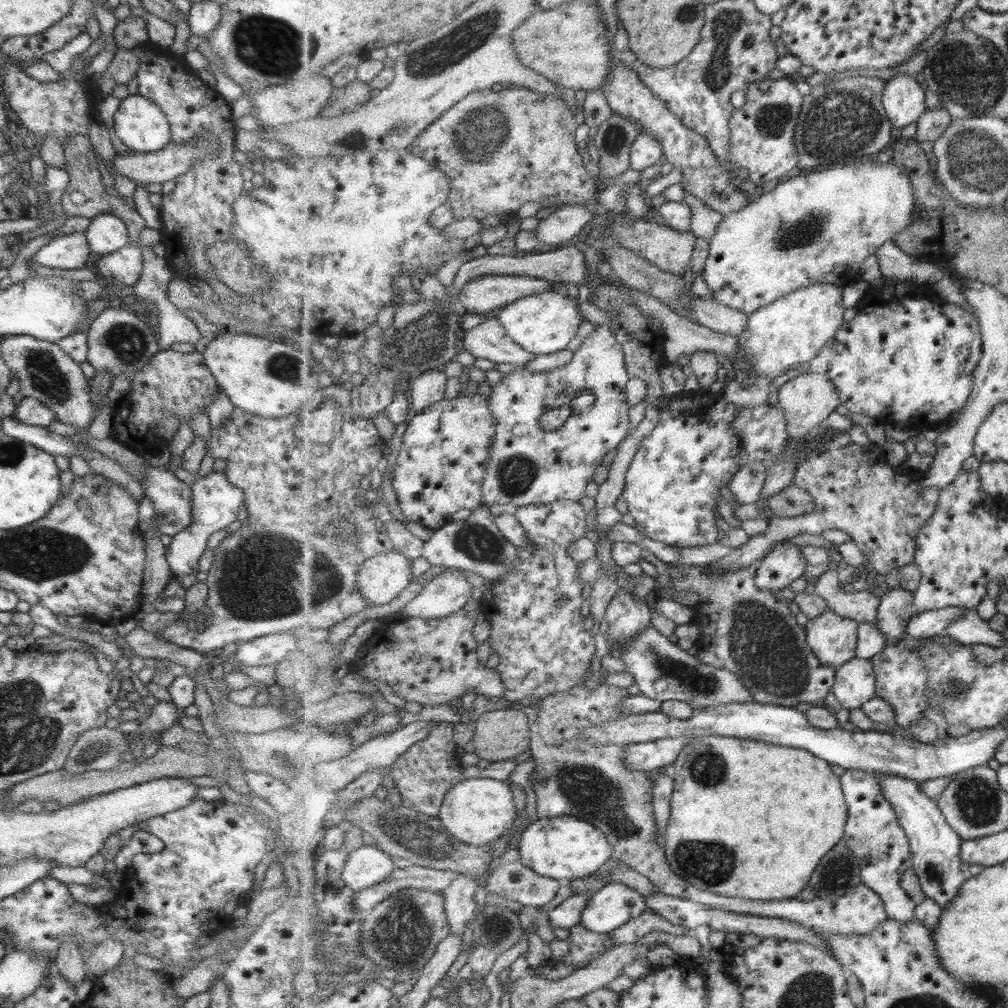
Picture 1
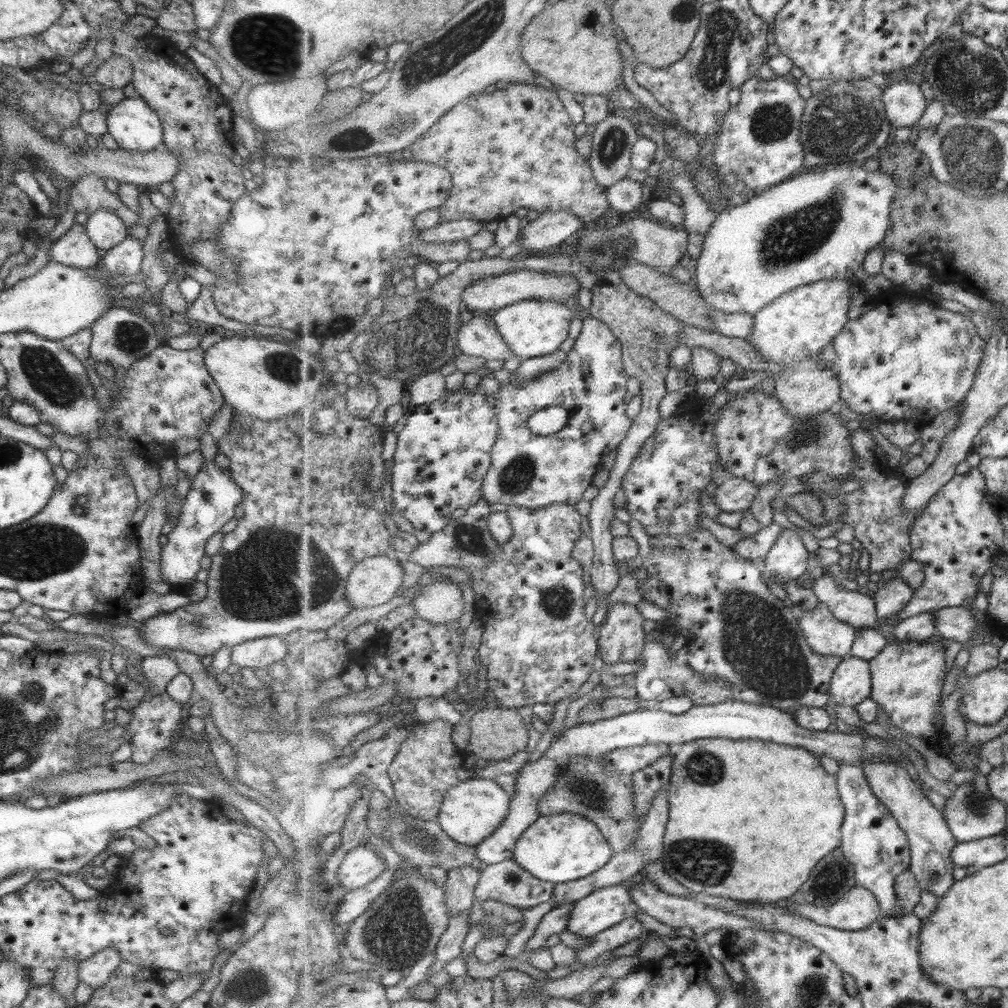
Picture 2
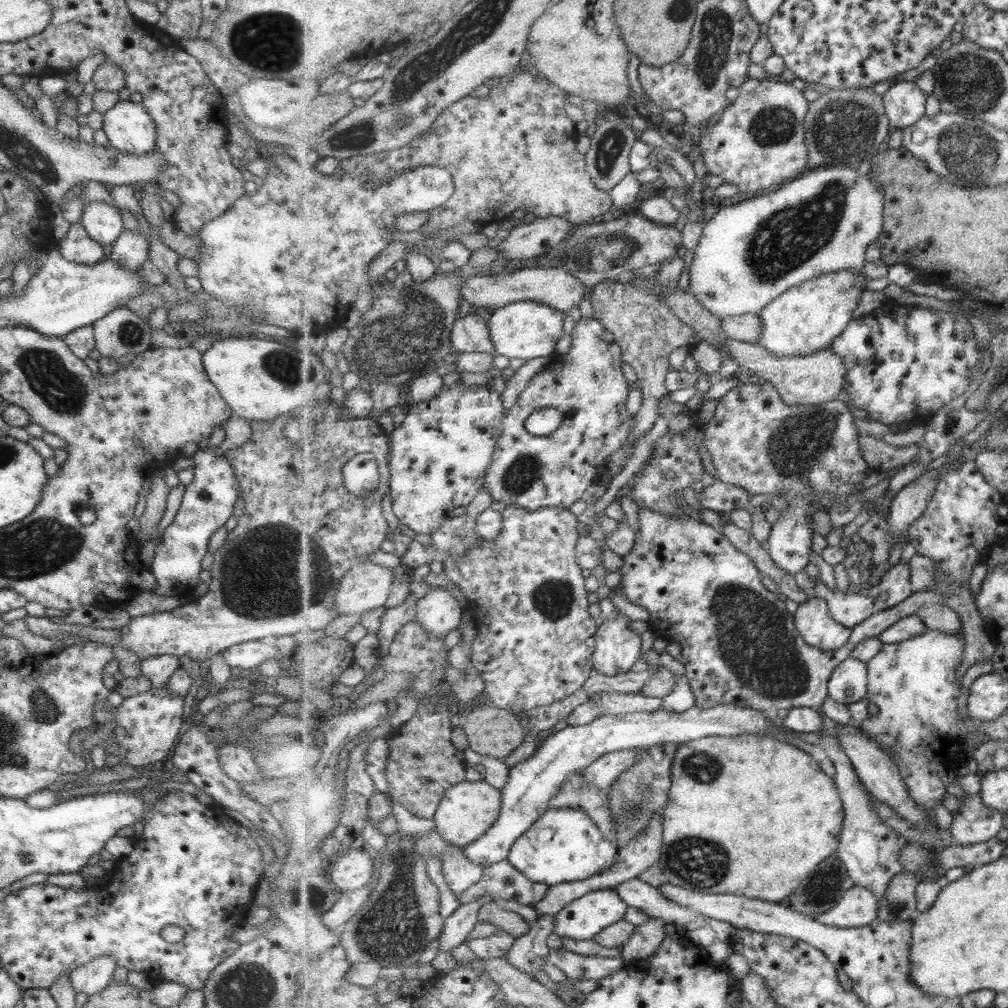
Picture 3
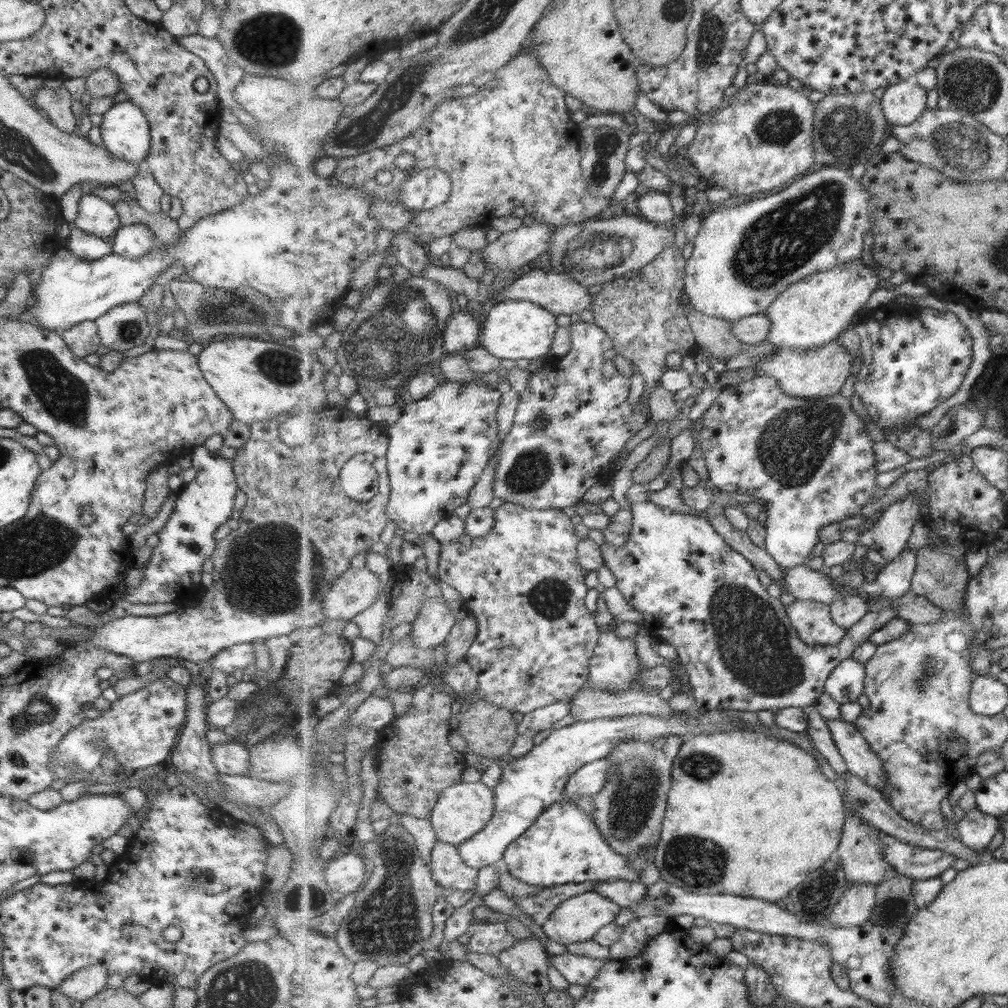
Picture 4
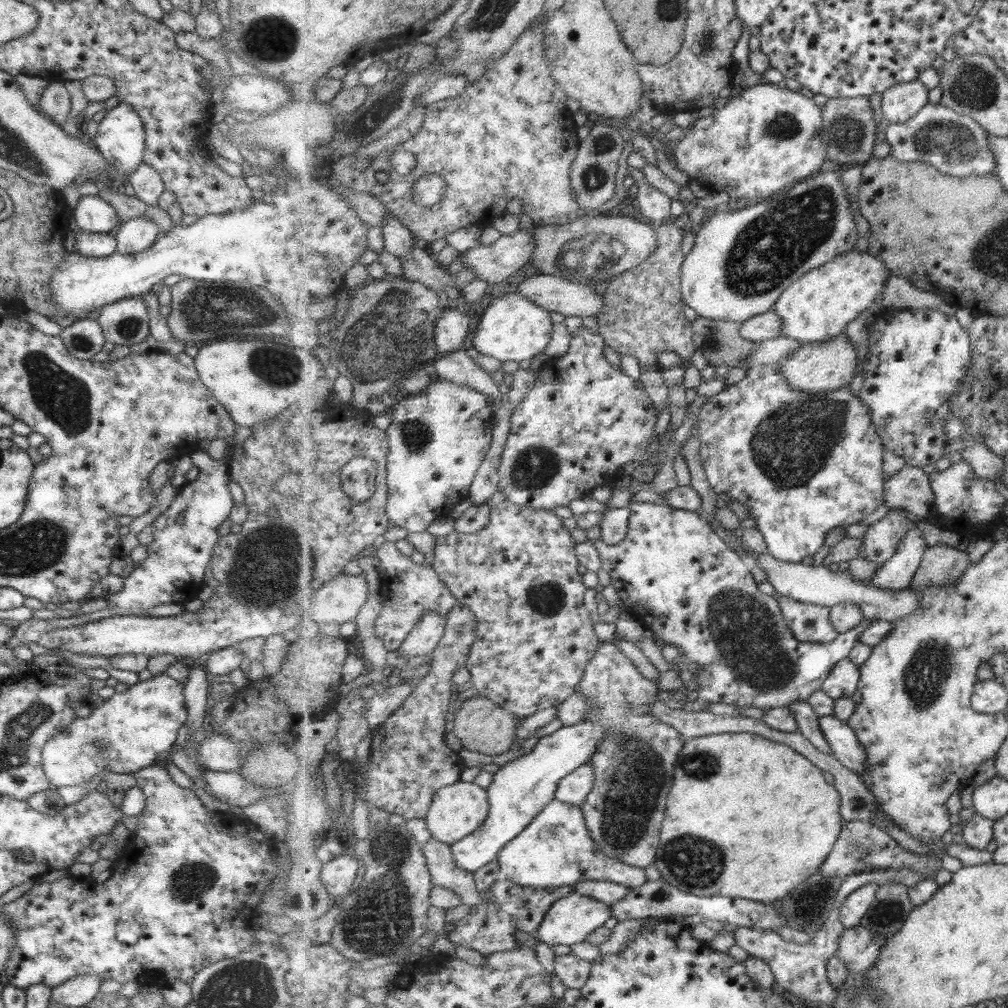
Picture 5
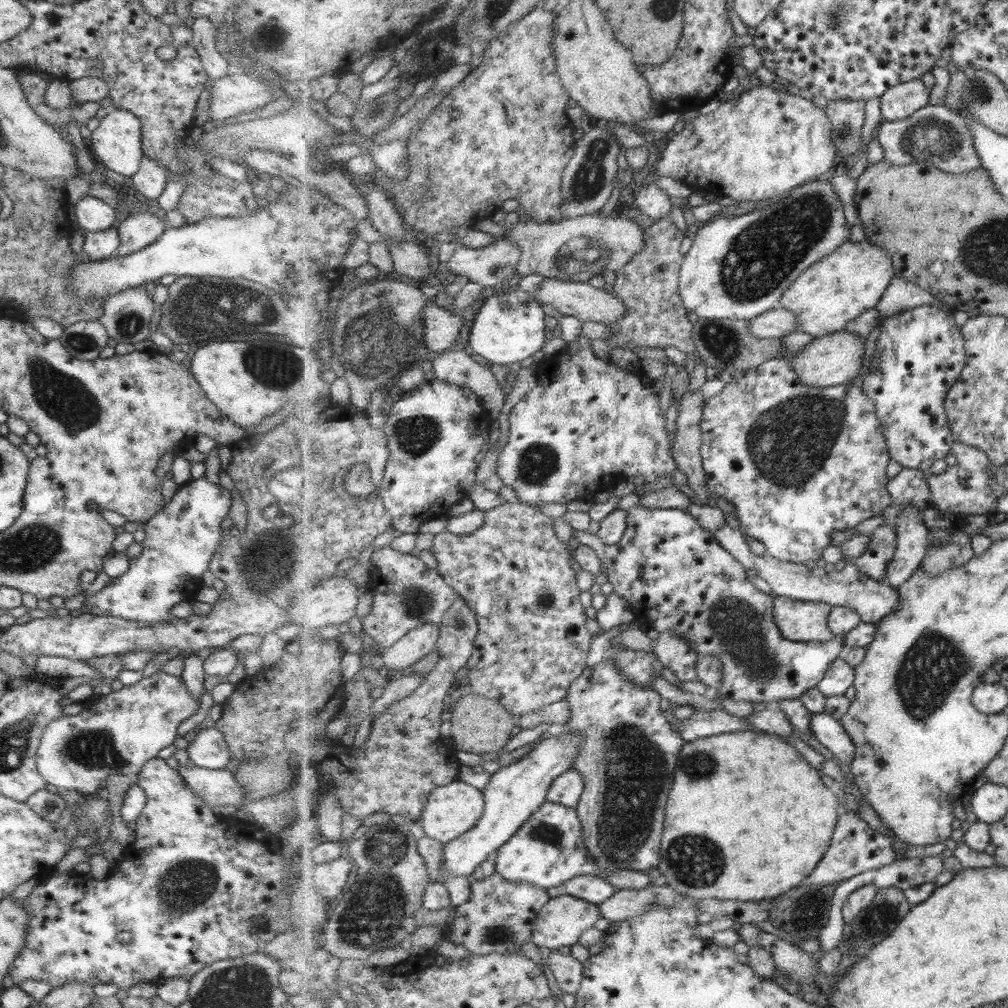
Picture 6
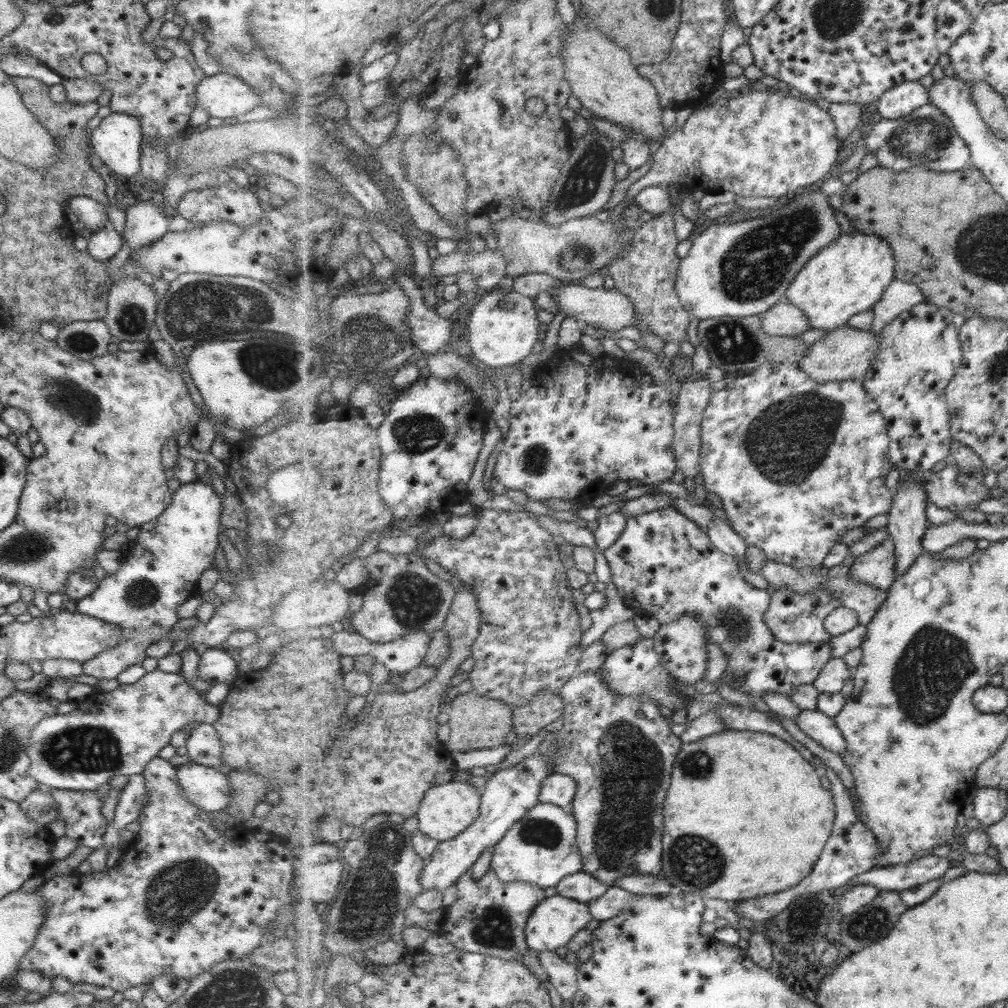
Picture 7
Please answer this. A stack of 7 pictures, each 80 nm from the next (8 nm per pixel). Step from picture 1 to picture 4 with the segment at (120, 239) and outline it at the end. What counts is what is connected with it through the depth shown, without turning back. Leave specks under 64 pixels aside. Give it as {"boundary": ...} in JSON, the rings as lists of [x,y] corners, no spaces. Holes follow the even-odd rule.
{"boundary":[[[82,195],[77,202],[77,214],[72,226],[97,238],[111,240],[120,227],[114,206],[95,195]]]}

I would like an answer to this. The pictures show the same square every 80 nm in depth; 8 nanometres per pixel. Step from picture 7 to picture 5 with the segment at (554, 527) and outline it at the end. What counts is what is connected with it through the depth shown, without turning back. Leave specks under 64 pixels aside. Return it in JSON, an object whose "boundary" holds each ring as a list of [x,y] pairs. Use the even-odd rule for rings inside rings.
{"boundary":[[[651,502],[630,503],[629,507],[629,532],[621,544],[606,544],[602,539],[590,542],[598,548],[602,568],[610,575],[610,584],[618,589],[627,611],[635,613],[665,643],[679,647],[687,662],[701,665],[694,674],[698,696],[687,711],[707,710],[713,702],[757,708],[807,703],[815,691],[822,689],[835,664],[851,654],[862,639],[862,632],[874,622],[865,618],[857,628],[840,633],[830,643],[800,641],[783,616],[778,599],[759,590],[753,577],[754,568],[699,512]]]}

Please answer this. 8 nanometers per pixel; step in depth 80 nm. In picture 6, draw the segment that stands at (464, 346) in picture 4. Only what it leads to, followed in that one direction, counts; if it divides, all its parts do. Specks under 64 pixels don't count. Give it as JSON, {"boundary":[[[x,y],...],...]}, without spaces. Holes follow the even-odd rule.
{"boundary":[[[429,299],[427,302],[422,319],[426,326],[424,341],[434,354],[449,350],[459,340],[463,320],[455,313],[437,306],[434,300]]]}

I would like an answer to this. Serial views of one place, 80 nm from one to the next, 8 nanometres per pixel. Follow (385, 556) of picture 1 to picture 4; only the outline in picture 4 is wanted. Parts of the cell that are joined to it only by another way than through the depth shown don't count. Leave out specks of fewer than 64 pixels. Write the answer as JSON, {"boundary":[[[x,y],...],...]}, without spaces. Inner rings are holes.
{"boundary":[[[366,565],[344,572],[323,599],[324,616],[329,620],[353,620],[378,600],[380,578]]]}

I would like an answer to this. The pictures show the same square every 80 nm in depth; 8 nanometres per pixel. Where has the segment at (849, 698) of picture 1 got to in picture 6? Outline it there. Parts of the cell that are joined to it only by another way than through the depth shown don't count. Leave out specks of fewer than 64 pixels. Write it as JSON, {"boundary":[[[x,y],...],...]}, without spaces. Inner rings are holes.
{"boundary":[[[843,656],[835,659],[827,669],[827,674],[818,684],[818,689],[827,697],[843,696],[856,678],[856,667],[851,666]]]}

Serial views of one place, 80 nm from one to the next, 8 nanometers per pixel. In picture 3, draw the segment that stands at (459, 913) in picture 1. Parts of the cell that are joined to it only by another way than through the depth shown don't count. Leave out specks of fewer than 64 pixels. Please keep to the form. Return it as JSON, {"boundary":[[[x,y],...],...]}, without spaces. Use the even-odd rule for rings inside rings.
{"boundary":[[[451,845],[442,856],[442,873],[449,889],[457,897],[465,894],[481,881],[485,868],[471,862],[456,845]]]}

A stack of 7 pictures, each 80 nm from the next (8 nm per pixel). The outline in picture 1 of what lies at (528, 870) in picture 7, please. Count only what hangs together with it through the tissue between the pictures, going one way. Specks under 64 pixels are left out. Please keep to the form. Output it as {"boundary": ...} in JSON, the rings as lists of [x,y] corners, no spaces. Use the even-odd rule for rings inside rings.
{"boundary":[[[563,815],[538,819],[522,832],[518,844],[519,859],[525,866],[545,877],[557,881],[571,882],[574,879],[591,877],[607,864],[614,856],[614,848],[601,832],[590,821],[579,820],[579,817]]]}

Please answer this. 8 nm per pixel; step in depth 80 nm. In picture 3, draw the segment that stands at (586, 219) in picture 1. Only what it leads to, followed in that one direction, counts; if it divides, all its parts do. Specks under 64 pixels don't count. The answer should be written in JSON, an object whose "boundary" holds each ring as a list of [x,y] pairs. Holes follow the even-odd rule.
{"boundary":[[[560,216],[536,217],[530,223],[514,227],[496,250],[507,256],[511,264],[515,260],[535,258],[563,242],[576,227]]]}

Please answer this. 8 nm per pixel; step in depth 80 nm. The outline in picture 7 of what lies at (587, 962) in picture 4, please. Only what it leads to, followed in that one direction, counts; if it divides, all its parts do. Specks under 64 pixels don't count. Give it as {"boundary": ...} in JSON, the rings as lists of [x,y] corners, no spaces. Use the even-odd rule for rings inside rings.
{"boundary":[[[541,952],[541,964],[547,969],[550,984],[558,991],[562,1000],[575,998],[578,987],[579,969],[576,964],[565,962],[557,952]]]}

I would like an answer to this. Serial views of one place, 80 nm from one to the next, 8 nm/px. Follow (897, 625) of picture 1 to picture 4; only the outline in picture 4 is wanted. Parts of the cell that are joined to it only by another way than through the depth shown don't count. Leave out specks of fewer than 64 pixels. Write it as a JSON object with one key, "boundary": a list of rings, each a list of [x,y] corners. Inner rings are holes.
{"boundary":[[[909,547],[901,552],[898,557],[888,561],[885,567],[874,573],[872,581],[863,580],[861,590],[867,595],[898,599],[906,592],[911,591],[912,578],[916,571],[918,551]]]}

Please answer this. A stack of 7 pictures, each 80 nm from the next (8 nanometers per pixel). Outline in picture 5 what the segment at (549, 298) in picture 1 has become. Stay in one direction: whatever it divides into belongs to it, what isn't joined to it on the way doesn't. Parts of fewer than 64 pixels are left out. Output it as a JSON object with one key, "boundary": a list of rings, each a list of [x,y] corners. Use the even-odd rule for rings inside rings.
{"boundary":[[[517,291],[498,296],[485,308],[480,320],[472,338],[472,346],[503,362],[531,360],[533,356],[545,352],[551,342],[553,320],[549,310]]]}

